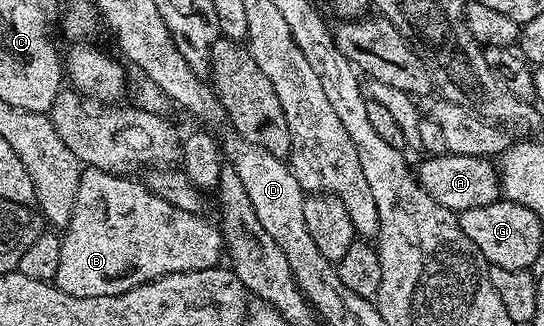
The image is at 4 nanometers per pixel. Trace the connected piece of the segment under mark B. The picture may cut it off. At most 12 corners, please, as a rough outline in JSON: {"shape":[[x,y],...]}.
{"shape":[[87,168],[53,285],[117,296],[211,270],[222,229]]}

